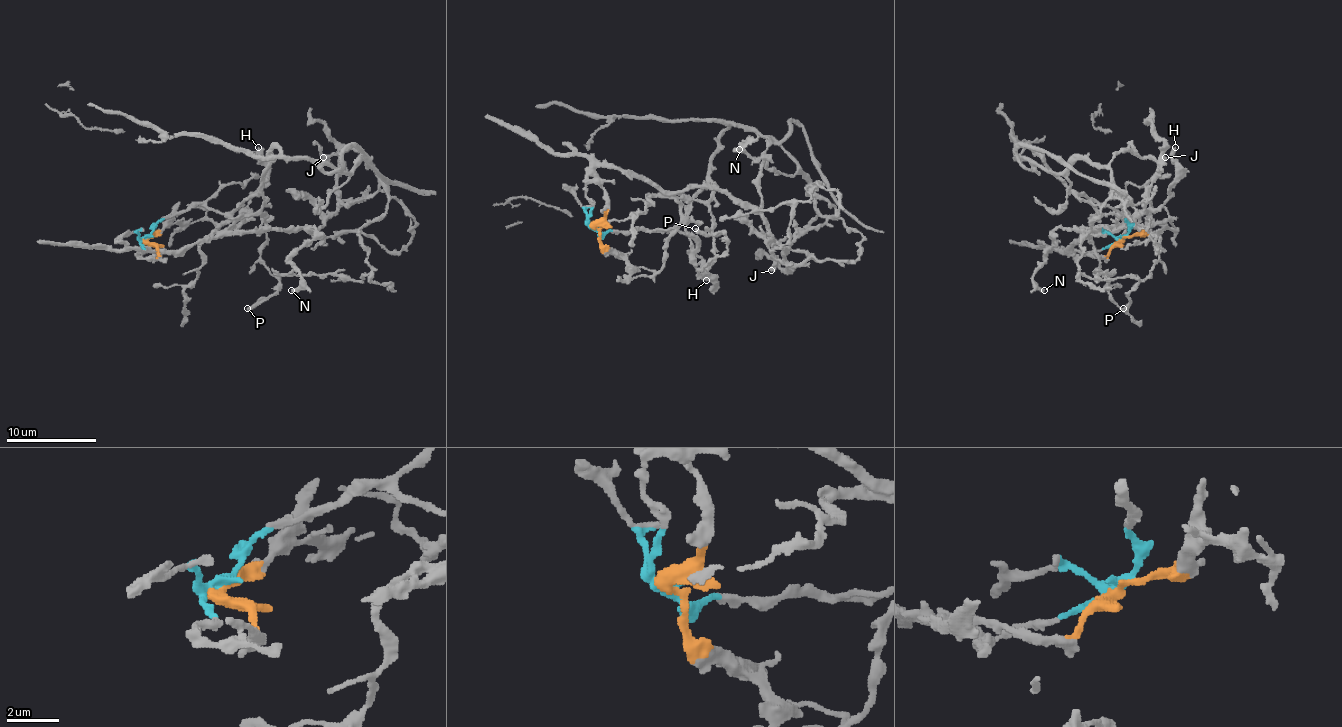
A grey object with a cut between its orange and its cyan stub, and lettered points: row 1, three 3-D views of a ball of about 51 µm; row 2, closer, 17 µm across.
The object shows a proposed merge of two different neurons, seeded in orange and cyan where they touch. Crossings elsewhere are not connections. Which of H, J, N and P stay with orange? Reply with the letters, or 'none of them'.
H, N

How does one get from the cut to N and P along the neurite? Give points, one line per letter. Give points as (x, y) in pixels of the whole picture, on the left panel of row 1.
N: (147, 239), (159, 255), (150, 250), (183, 250), (242, 230), (313, 228), (291, 259), (300, 275), (291, 291)
P: (147, 239), (163, 219), (194, 206), (230, 212), (262, 197), (262, 259), (277, 289), (246, 309)

